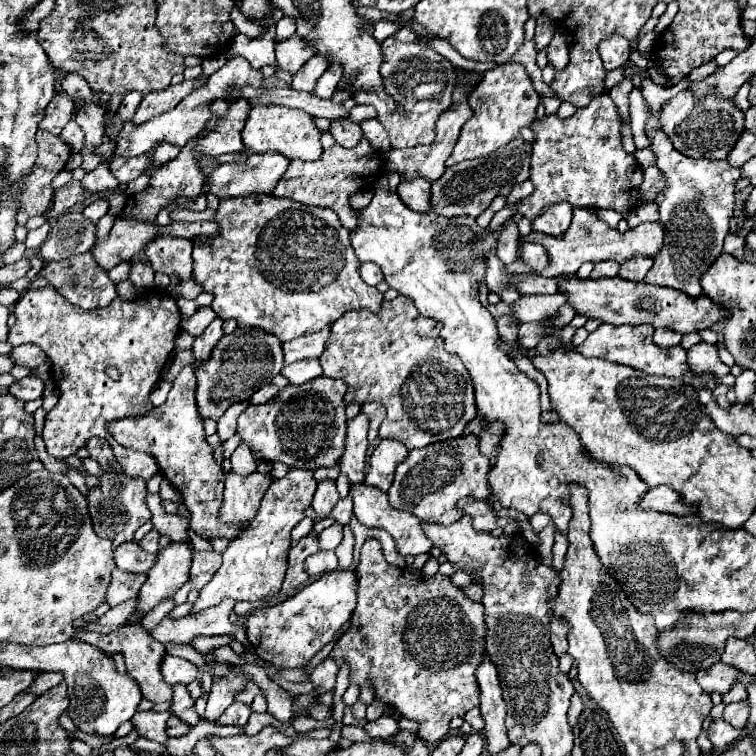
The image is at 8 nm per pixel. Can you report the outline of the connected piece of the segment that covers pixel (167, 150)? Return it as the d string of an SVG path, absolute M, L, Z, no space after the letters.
M162 142L152 151L152 165L162 167L164 163L176 159L178 153L180 153L180 149L176 145L168 145L168 143Z

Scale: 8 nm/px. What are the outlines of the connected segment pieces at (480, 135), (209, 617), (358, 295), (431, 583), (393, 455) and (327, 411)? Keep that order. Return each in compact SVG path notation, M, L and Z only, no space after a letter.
M506 63L494 67L492 71L486 71L482 83L478 83L472 95L468 95L472 117L462 125L454 151L446 159L446 167L452 167L464 159L488 157L492 151L518 137L520 127L530 127L530 123L536 119L538 103L540 97L534 91L530 77L520 63Z
M224 599L224 603L220 603L220 607L210 607L210 609L198 611L198 613L182 617L182 619L164 617L154 629L150 629L150 635L164 645L190 645L196 637L234 633L236 639L246 650L255 653L244 629L230 623L228 615L232 613L232 609L234 609L232 599Z
M264 193L252 194L244 197L226 197L220 199L218 213L216 213L216 223L220 225L220 235L214 239L206 239L202 237L208 247L194 247L194 277L196 281L204 287L204 291L214 293L214 301L212 301L212 309L220 319L236 319L240 327L260 327L272 335L276 335L282 343L284 341L292 341L300 335L308 335L308 333L316 333L326 325L332 325L336 319L340 319L346 311L352 309L370 309L370 311L378 311L382 307L382 295L378 293L376 287L368 287L362 277L360 277L360 261L356 259L356 253L352 251L350 245L350 231L342 227L342 223L338 221L336 213L332 209L326 207L314 207L314 205L302 205L296 201L288 201L288 199L272 199L272 195Z
M366 539L362 545L356 575L358 605L350 619L350 629L336 643L332 657L338 665L342 661L350 663L352 683L364 685L366 679L372 679L376 699L398 709L406 719L416 719L420 723L418 737L422 741L442 741L450 731L450 721L480 703L480 689L474 673L484 653L484 609L480 603L470 601L458 587L454 587L450 577L440 573L428 577L422 571L398 569L390 565L382 555L378 539Z
M384 439L378 443L370 457L370 467L366 475L366 483L380 487L382 491L388 491L394 481L396 467L408 457L408 449L400 441Z
M320 377L314 381L308 381L304 385L288 385L276 399L264 403L264 405L250 405L244 415L238 419L236 433L240 435L240 441L250 447L256 459L260 461L282 461L296 469L320 469L320 467L332 467L338 457L344 451L344 439L346 439L346 415L344 415L344 381L342 379L330 379Z

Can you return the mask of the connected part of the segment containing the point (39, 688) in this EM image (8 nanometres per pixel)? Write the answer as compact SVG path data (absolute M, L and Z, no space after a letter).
M40 673L28 691L36 691L38 695L42 695L44 691L60 685L62 681L64 681L64 675L60 673Z

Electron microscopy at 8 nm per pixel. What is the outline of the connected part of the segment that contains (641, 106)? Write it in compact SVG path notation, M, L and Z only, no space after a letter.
M634 87L633 92L629 96L629 102L631 132L636 149L648 148L650 147L650 141L645 133L648 105L640 89Z

